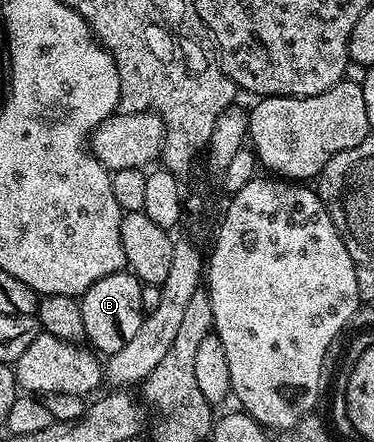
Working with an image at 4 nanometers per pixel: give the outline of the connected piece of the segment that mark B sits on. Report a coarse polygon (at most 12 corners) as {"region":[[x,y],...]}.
{"region":[[105,275],[78,298],[85,338],[110,355],[137,335],[141,283]]}

